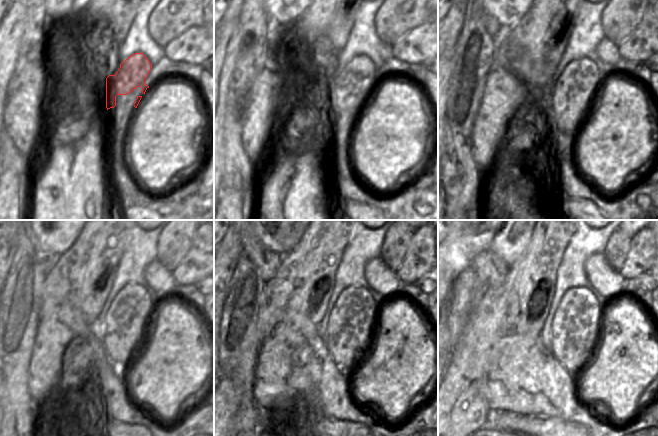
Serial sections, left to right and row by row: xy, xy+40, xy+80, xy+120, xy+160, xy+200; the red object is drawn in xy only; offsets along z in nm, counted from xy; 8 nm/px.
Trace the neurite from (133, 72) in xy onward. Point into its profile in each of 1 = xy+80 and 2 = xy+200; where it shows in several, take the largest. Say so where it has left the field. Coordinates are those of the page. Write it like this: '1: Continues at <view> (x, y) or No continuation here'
1: Continues at xy+80 (574, 92)
2: Continues at xy+200 (578, 316).

